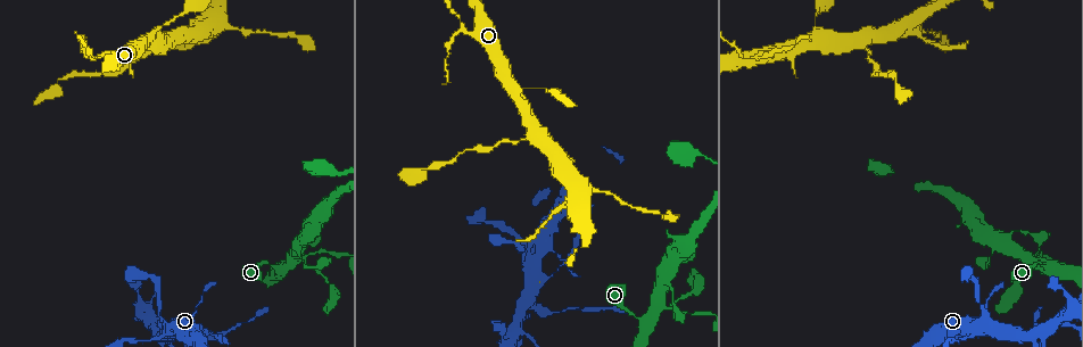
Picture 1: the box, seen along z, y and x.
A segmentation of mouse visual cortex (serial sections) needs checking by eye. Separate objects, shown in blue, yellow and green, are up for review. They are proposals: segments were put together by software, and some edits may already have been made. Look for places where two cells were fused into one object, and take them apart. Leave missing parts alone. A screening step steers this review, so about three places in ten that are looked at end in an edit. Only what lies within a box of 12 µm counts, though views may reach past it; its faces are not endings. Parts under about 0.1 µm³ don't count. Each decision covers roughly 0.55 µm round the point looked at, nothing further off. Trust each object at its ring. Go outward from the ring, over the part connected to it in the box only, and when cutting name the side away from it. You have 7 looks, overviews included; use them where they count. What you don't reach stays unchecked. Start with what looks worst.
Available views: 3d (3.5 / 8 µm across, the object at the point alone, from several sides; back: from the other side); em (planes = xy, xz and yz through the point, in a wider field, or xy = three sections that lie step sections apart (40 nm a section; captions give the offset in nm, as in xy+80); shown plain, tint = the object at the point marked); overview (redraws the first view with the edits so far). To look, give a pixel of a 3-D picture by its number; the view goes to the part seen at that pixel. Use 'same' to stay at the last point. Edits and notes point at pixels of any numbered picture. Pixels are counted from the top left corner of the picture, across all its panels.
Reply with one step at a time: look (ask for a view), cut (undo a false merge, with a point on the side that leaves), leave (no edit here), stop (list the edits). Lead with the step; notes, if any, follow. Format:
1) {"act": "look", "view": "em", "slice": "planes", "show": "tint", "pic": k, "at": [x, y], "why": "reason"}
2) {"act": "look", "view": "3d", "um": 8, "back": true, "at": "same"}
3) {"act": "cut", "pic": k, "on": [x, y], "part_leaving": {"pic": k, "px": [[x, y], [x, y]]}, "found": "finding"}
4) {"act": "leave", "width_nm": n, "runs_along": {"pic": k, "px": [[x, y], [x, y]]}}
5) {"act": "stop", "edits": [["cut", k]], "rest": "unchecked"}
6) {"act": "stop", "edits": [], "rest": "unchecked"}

{"act": "look", "view": "3d", "um": 3.5, "pic": 1, "at": [863, 43], "why": "branch point"}

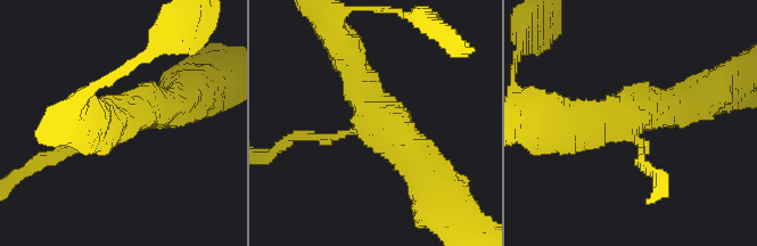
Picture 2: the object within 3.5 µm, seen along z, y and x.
{"act": "leave", "runs_along": {"pic": 2, "px": [[343, 47], [370, 112], [426, 170]]}, "found": "continuous, no second cell"}

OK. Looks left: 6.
{"act": "look", "view": "3d", "um": 8, "back": true, "pic": 1, "at": [458, 18], "why": "thin neck"}

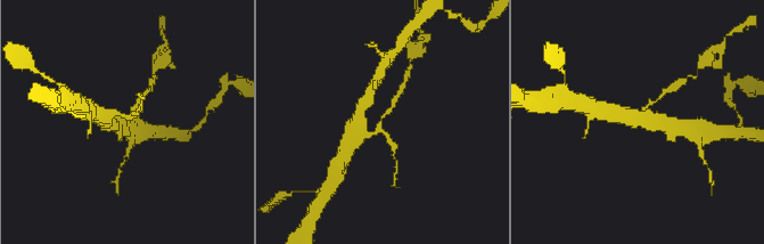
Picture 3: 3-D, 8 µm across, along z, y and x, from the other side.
{"act": "look", "view": "em", "slice": "xy", "step": 5, "show": "tint", "pic": 3, "at": [381, 116], "why": "now the EM"}

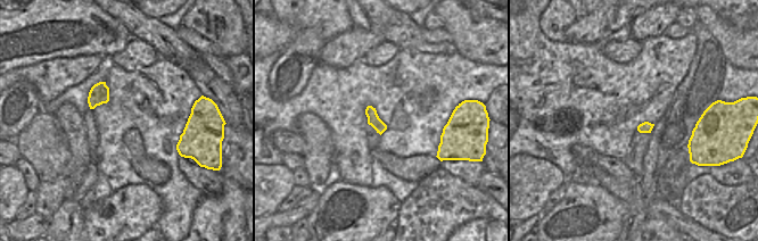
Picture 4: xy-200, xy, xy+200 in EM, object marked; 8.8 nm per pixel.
{"act": "cut", "pic": 3, "on": [395, 99], "part_leaving": {"pic": 3, "px": [[385, 114], [403, 94]]}, "found": "a second cell is stuck on"}

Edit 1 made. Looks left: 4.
{"act": "look", "view": "overview"}

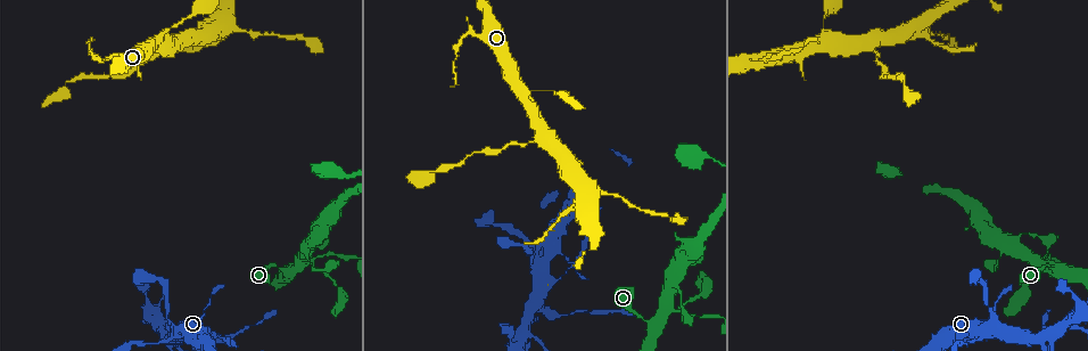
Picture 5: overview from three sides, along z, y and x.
{"act": "look", "view": "3d", "um": 8, "pic": 5, "at": [232, 25], "why": "sudden change in width"}

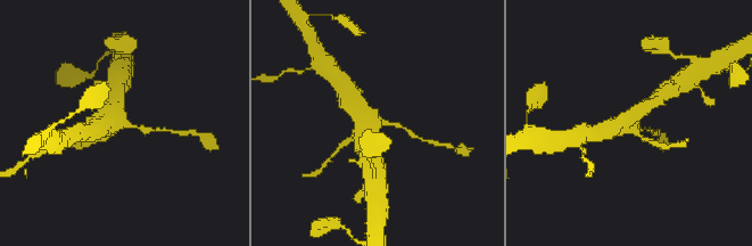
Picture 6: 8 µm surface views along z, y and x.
{"act": "look", "view": "em", "slice": "xy", "step": 5, "show": "tint", "pic": 6, "at": [121, 121]}

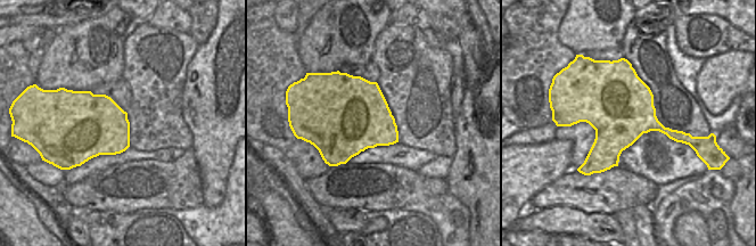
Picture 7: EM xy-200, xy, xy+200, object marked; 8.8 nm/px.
{"act": "leave", "runs_along": {"pic": 6, "px": [[604, 131], [624, 125], [651, 104]]}, "found": "continuous, no second cell"}

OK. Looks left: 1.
{"act": "stop", "edits": [["cut", 3]], "rest": "unchecked"}

